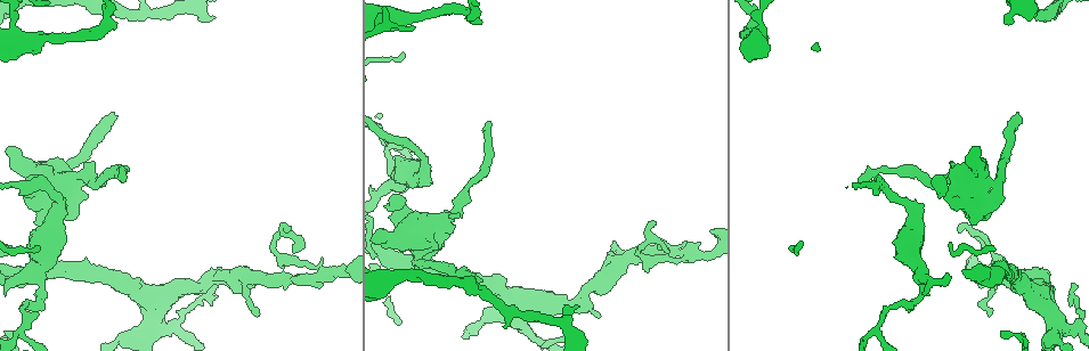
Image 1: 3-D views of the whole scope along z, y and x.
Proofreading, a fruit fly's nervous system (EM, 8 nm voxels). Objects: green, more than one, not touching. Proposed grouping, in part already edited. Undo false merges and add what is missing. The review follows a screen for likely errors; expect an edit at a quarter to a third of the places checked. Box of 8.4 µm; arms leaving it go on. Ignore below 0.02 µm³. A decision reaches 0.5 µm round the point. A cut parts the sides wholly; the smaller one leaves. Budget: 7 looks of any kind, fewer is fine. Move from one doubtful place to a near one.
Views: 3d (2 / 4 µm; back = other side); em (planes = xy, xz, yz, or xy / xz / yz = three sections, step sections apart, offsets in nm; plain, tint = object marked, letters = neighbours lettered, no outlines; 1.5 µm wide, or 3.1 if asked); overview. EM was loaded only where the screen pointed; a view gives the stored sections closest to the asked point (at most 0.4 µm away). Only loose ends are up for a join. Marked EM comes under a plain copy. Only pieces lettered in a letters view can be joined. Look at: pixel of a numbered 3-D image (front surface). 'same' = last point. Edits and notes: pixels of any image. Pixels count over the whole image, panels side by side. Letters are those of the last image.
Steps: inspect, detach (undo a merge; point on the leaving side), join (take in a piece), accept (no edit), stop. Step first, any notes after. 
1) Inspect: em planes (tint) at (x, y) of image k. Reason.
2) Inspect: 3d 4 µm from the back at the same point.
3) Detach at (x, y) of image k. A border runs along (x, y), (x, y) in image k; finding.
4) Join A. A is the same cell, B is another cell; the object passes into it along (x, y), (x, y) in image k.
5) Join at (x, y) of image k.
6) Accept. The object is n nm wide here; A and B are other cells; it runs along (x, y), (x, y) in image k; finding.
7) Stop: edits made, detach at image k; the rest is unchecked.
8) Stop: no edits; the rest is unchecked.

Inspect: 3d 2 µm at (126, 179) of image 1. End of a long branch.

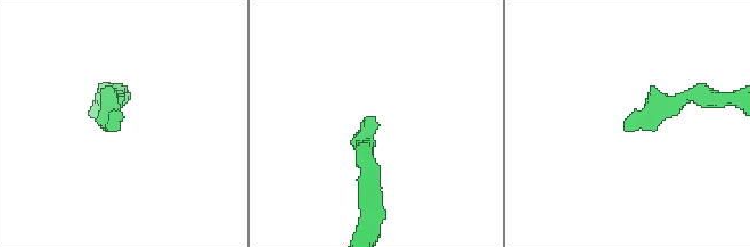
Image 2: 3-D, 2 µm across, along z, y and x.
Inspect: em yz step 4 (letters) at (117, 124) of image 2. Need the tissue.

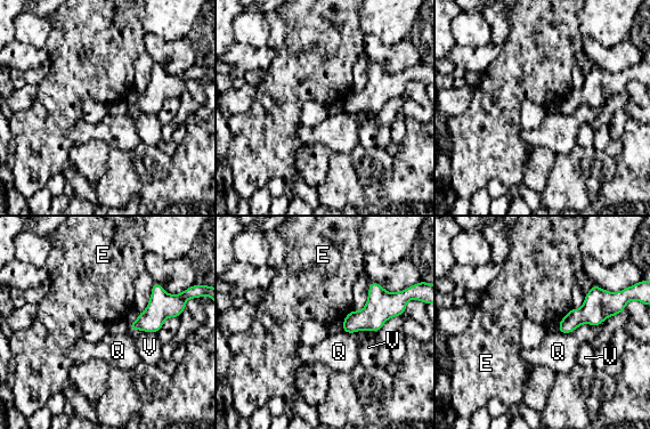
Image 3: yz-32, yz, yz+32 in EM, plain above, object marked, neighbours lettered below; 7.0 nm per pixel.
Accept. E, Q and V are other cells; a border runs along (606, 317), (559, 332) in image 3; no lettered piece goes on from it.

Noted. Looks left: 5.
Inspect: 3d 4 µm at (37, 272) of image 1. Calibre changes.

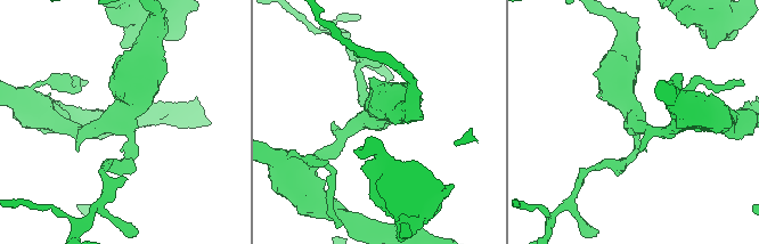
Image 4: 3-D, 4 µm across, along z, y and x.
Inspect: em planes (letters) at (631, 113) of image 4. 3 arms meet here; now the EM.

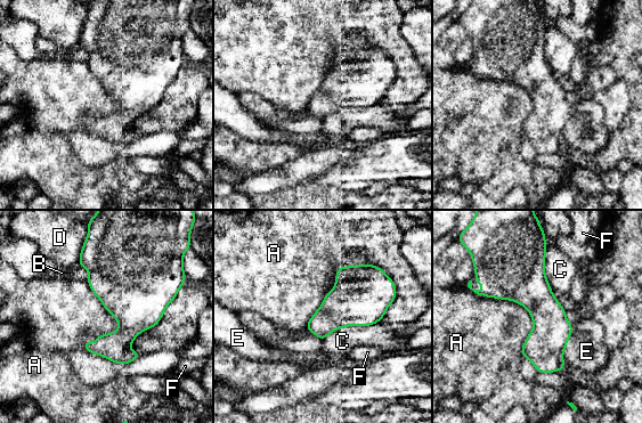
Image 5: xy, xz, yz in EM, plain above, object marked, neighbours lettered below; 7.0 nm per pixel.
Accept. The object is 130 nm wide here; A, B, C, D, E and F are other cells; a border runs along (471, 289), (481, 295), (506, 300) in image 5; continuous, no second neuron.

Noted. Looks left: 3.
Inspect: em planes (tint) at (644, 246) of image 1. Abrupt turn.

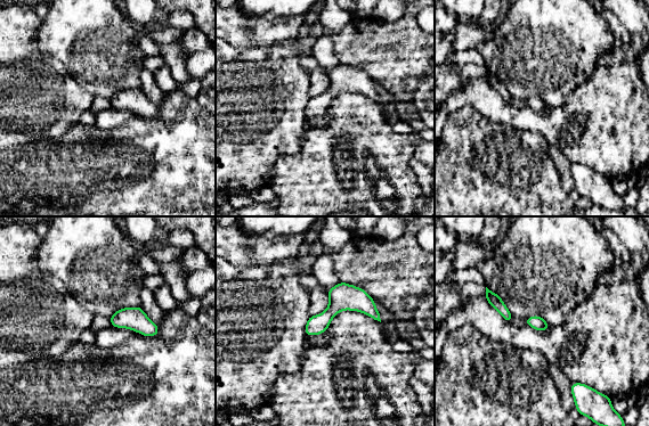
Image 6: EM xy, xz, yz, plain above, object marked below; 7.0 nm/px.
Inspect: em planes (letters) at the same point.

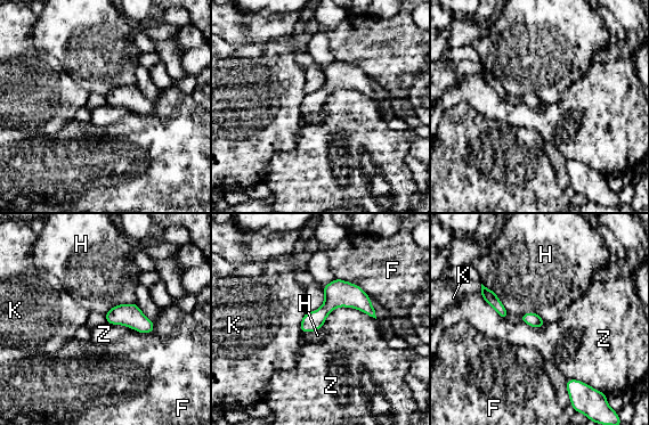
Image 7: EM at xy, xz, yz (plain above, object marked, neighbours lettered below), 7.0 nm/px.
Accept. The object is 100 nm wide here; the longest contact is with Z, 380 nm; F, H, K and Z are other cells; continuous, no second neuron.

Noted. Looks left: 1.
Stop: no edits; the rest is unchecked.

